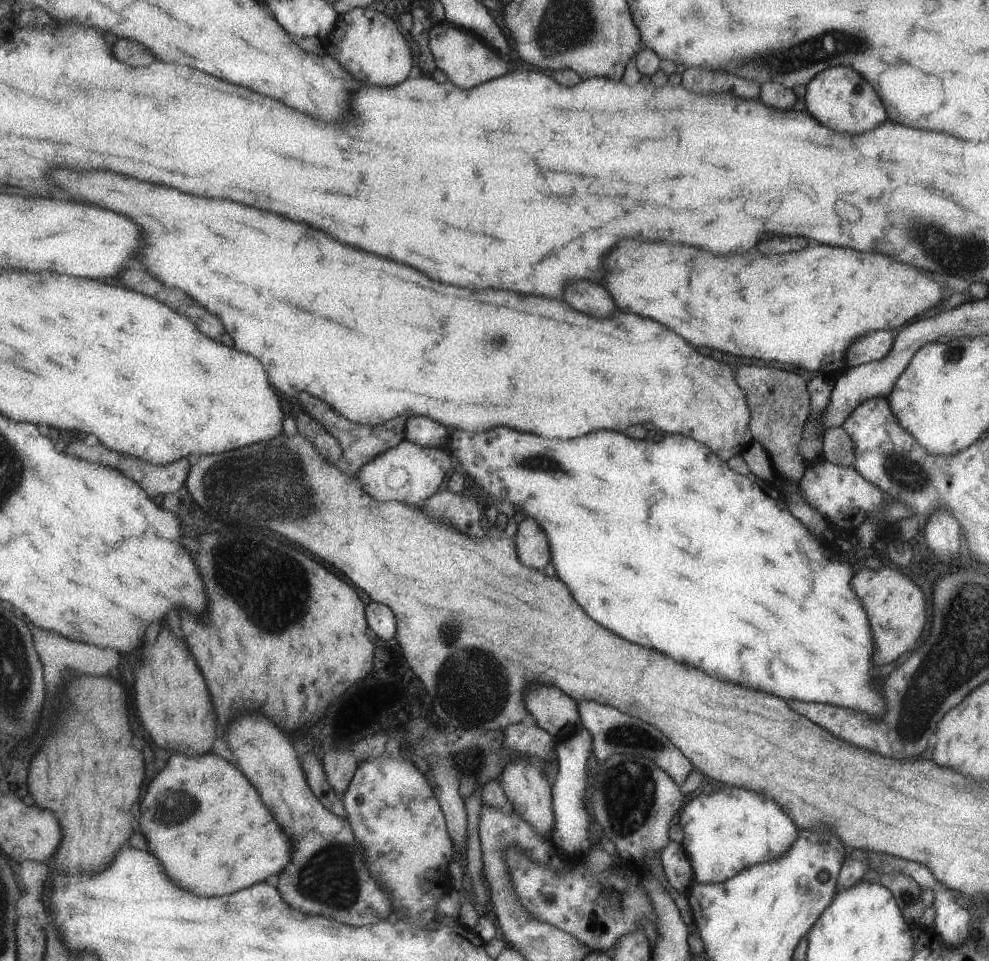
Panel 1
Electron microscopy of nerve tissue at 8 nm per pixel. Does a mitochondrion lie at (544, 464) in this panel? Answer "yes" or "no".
yes

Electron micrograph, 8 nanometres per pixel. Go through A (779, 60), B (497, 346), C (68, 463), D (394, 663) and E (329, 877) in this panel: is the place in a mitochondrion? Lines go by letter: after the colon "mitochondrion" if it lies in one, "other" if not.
A: mitochondrion
B: mitochondrion
C: other
D: other
E: mitochondrion

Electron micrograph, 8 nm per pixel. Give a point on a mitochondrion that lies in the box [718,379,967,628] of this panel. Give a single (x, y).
(910, 477)

